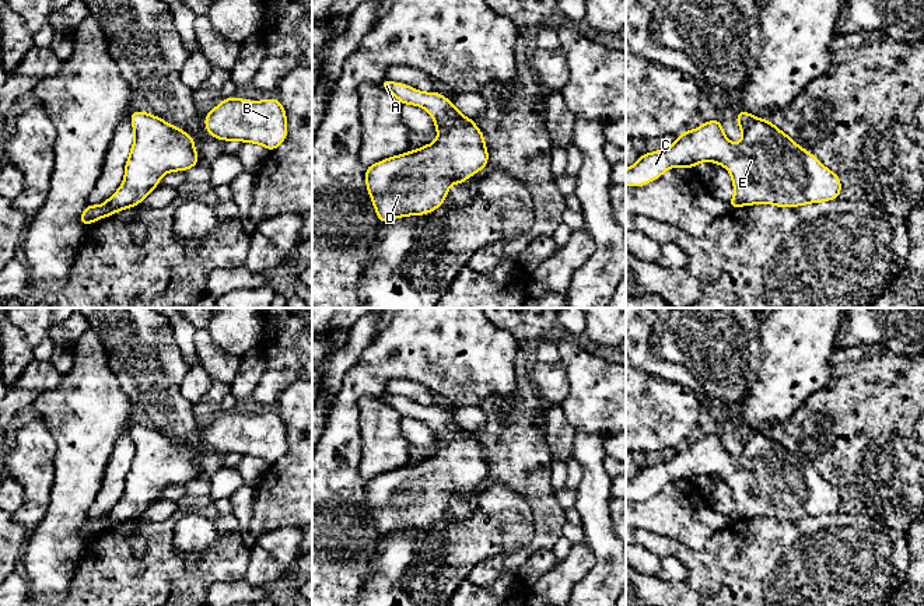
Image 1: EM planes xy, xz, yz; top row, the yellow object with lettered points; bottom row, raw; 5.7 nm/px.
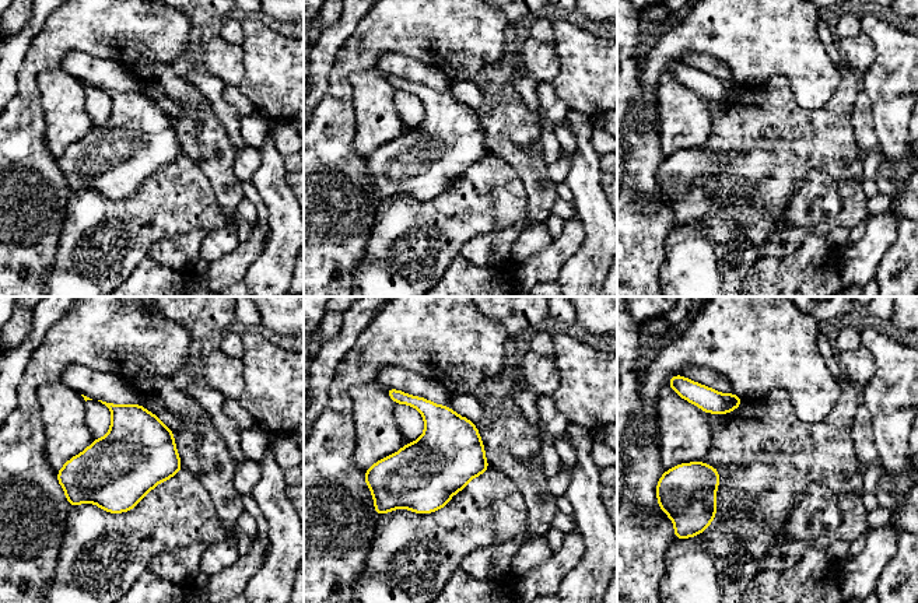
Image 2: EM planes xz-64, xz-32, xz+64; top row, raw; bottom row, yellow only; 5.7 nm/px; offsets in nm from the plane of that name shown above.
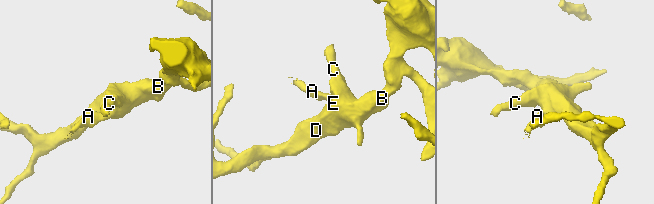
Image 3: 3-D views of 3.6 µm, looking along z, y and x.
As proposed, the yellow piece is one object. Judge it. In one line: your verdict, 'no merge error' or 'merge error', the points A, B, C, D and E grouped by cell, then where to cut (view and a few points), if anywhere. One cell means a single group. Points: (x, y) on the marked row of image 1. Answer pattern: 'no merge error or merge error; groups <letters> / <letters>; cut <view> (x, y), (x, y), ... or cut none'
no merge error; groups A B C D E; cut none

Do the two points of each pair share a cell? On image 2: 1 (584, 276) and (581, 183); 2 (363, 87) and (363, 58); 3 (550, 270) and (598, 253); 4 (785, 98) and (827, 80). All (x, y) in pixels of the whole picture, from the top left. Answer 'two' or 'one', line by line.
1: one
2: two
3: two
4: two

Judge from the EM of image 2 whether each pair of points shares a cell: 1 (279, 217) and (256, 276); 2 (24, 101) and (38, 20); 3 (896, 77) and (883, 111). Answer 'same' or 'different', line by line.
1: same
2: different
3: different

